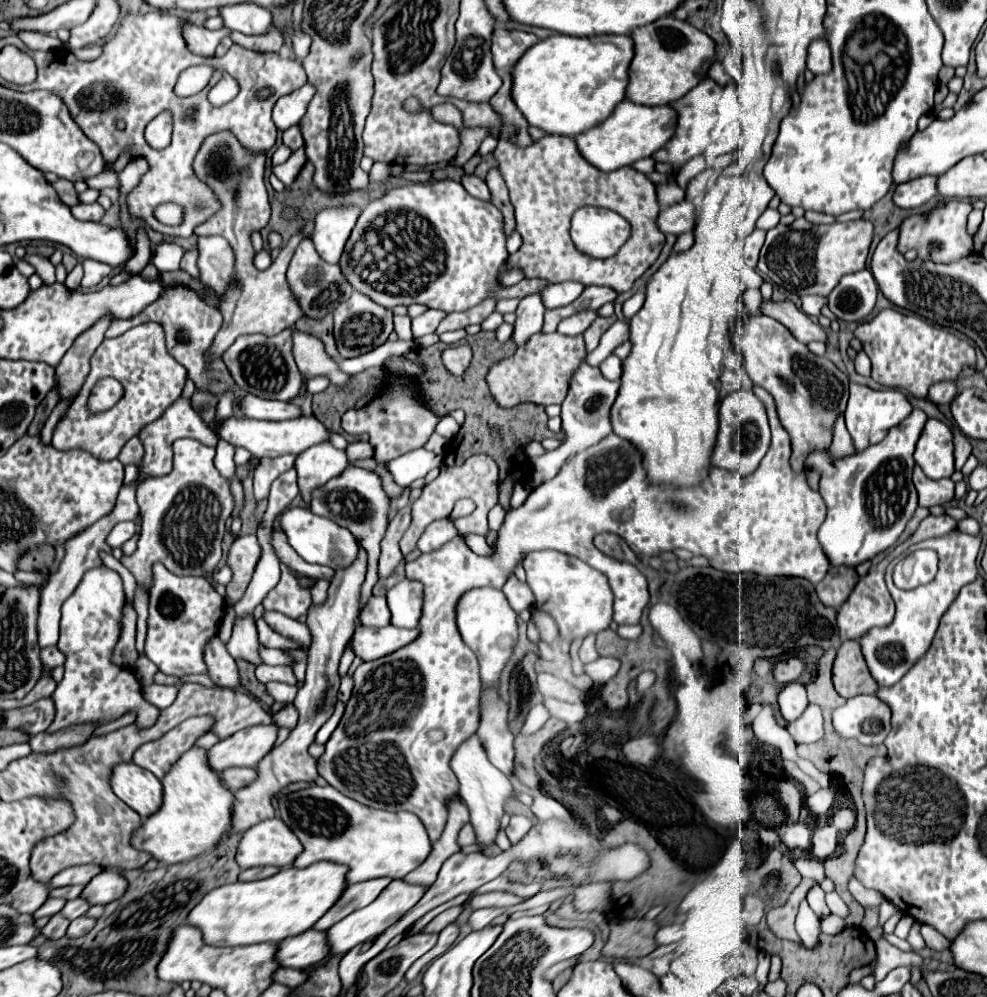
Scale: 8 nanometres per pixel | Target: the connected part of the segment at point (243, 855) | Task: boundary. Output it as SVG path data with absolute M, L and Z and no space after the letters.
M275 816L251 826L243 834L235 860L241 868L289 868L297 860L299 852L303 852L303 844L297 840L291 828L287 828L287 824Z

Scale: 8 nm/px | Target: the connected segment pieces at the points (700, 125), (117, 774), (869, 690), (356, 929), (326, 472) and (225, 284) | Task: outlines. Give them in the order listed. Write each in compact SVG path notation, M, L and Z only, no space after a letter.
M707 78L699 86L695 86L691 92L687 92L687 96L683 96L679 102L675 100L671 104L679 114L675 136L665 144L665 148L655 152L653 158L657 162L671 162L675 166L675 172L677 172L681 164L685 164L687 160L699 156L707 148L707 144L711 142L709 132L711 132L713 124L717 122L717 102L719 102L721 94L723 94L723 88L717 82L713 82L711 78Z
M119 764L113 768L111 788L117 798L121 798L129 808L133 808L143 820L157 812L163 802L163 790L157 776L137 764Z
M843 642L837 650L833 664L833 684L843 698L853 698L857 694L877 694L879 684L867 668L859 642Z
M393 880L377 898L375 902L371 902L369 906L351 912L347 918L343 918L341 922L337 922L331 930L327 930L327 940L331 946L331 954L345 954L349 952L355 944L361 944L365 940L373 940L375 936L379 936L381 932L385 932L391 924L395 924L395 920L399 920L399 916L403 916L409 908L413 908L423 892L427 888L419 886L419 884L409 884L405 880Z
M331 442L315 444L313 448L307 448L307 452L299 454L295 460L295 470L305 506L311 504L311 496L317 488L325 486L331 478L339 476L339 472L343 472L343 468L347 466L347 454L333 448Z
M221 236L199 238L199 270L203 284L225 294L231 282L235 282L235 254L231 244Z

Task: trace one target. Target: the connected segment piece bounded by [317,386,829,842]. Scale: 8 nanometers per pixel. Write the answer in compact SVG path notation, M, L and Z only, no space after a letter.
M753 386L753 392L767 408L773 440L759 468L747 478L741 478L737 472L711 468L709 478L697 488L687 488L687 490L673 490L665 486L655 488L647 484L641 454L627 440L611 434L607 436L607 440L601 440L599 444L587 448L583 456L573 456L559 470L555 478L533 488L525 504L521 504L515 510L509 510L497 534L495 548L489 556L475 554L465 544L465 538L457 536L445 546L441 546L439 550L421 554L417 560L407 562L405 566L407 578L419 580L425 586L421 636L419 640L413 640L411 644L399 648L393 654L387 654L379 660L363 662L355 670L353 674L355 688L347 702L345 714L339 726L335 728L335 732L331 734L331 738L327 740L323 756L317 760L319 776L323 776L327 784L339 790L341 794L365 806L387 810L387 812L407 810L417 814L419 820L425 824L431 842L435 842L441 836L447 822L447 800L449 796L455 796L459 792L459 780L449 768L451 754L461 744L461 740L465 740L467 736L471 736L471 732L477 730L479 724L479 712L477 712L479 690L481 690L479 664L471 648L467 648L467 644L461 640L455 622L457 602L467 590L473 588L483 588L483 586L503 588L507 578L515 572L515 568L525 560L529 552L549 550L549 548L559 550L577 556L579 560L603 572L615 594L613 620L617 624L637 624L641 620L643 608L649 604L647 578L637 566L629 562L619 562L615 558L601 556L601 552L593 544L595 534L601 532L619 534L629 544L629 548L635 550L637 556L657 558L661 552L685 548L697 556L707 556L711 560L711 566L723 572L799 576L811 580L813 584L823 580L823 576L829 570L829 560L817 542L817 530L825 520L825 512L827 512L825 502L819 492L809 488L805 474L795 474L791 470L789 466L791 442L789 442L789 434L779 424L773 398L761 386Z

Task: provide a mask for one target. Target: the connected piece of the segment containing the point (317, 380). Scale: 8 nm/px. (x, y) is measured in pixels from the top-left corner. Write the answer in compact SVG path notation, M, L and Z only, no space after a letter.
M315 376L315 378L307 380L307 392L309 392L309 394L323 392L327 386L329 386L329 380L327 380L325 376Z

